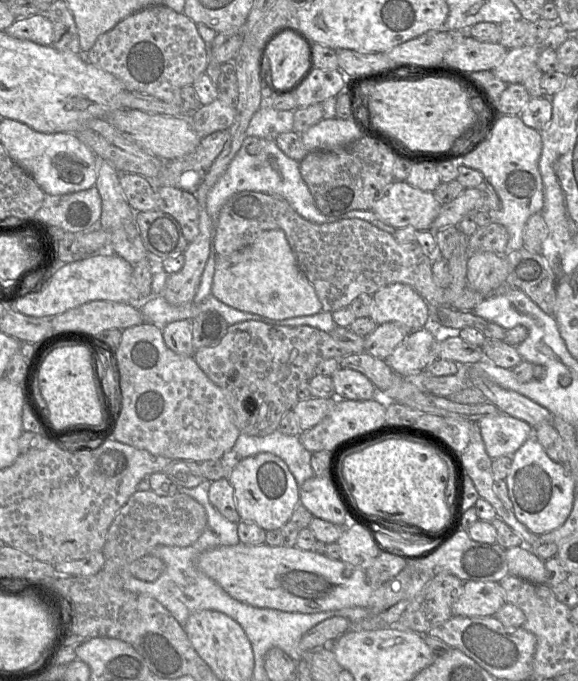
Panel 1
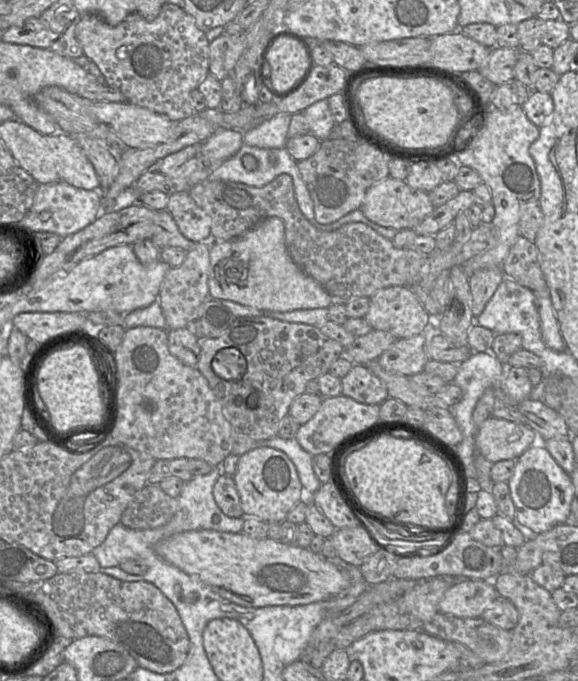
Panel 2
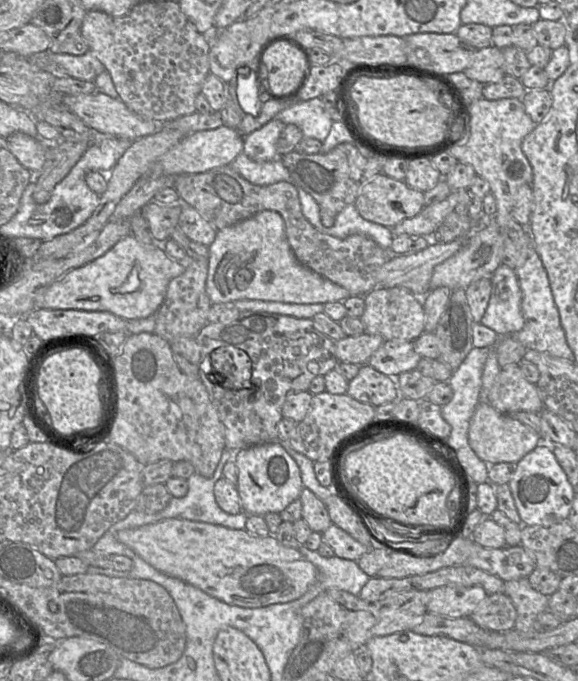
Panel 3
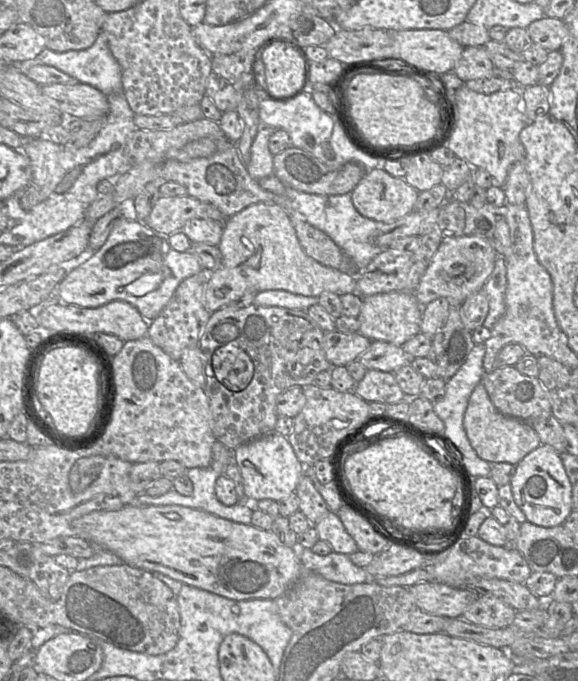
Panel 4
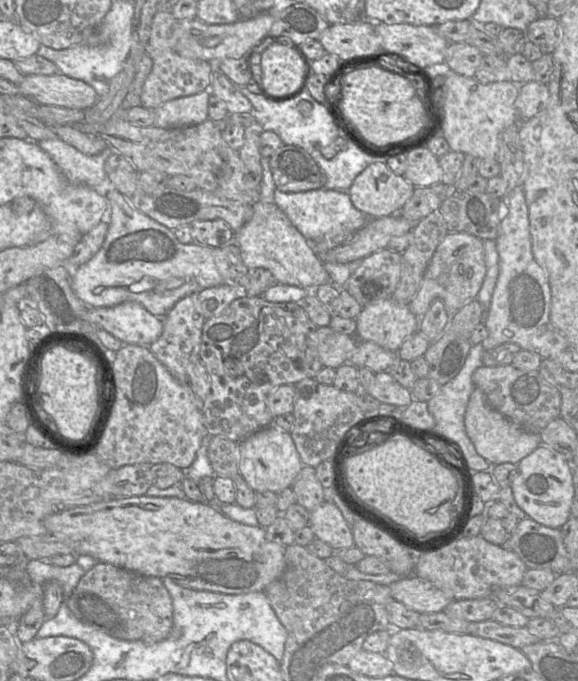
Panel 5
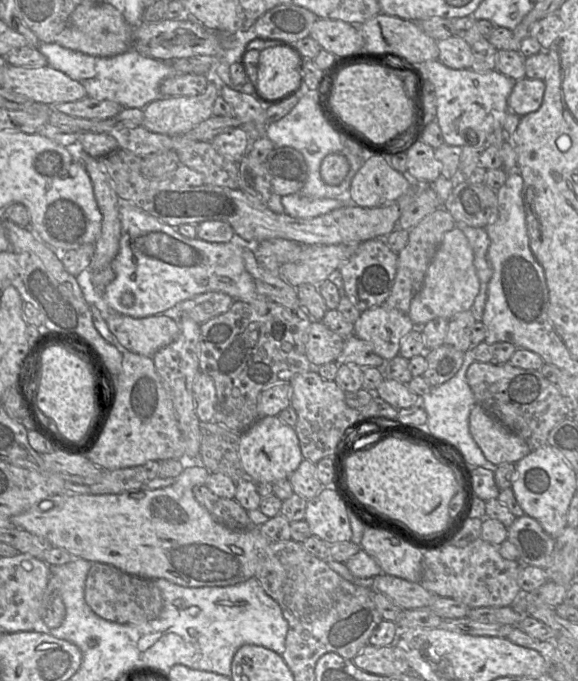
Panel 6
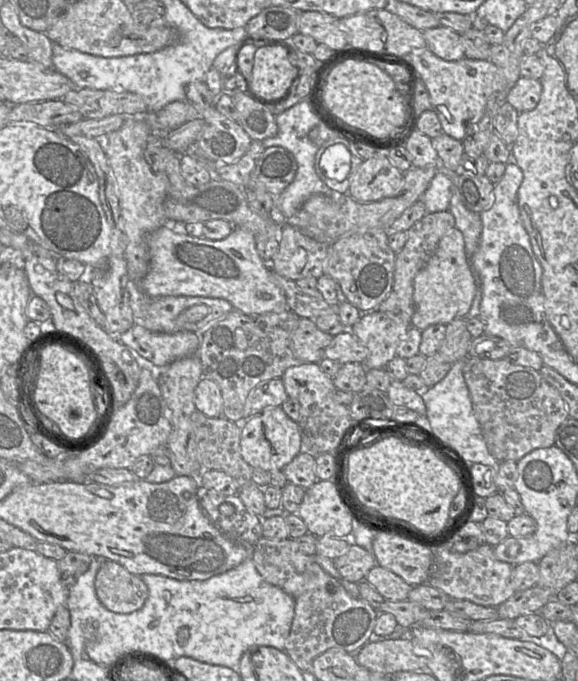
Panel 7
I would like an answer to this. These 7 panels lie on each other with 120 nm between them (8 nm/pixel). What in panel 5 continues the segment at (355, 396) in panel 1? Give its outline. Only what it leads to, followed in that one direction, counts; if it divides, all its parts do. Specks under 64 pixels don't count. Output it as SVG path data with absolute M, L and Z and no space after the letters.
M388 372L374 375L369 386L363 392L377 399L382 404L407 407L414 400L411 390L401 386Z

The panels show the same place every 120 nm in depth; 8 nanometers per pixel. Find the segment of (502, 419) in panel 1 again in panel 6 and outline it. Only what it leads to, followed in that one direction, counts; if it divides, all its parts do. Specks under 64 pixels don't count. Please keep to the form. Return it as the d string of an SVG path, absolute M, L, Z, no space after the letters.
M475 404L470 411L469 431L484 457L496 466L516 464L531 451L523 439L509 431L479 404Z

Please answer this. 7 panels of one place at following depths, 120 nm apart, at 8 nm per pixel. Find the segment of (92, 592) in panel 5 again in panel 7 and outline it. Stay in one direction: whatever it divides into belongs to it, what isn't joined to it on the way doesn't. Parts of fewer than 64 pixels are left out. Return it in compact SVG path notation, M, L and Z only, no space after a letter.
M103 559L95 577L95 592L108 610L128 614L143 607L149 596L144 581L121 564Z

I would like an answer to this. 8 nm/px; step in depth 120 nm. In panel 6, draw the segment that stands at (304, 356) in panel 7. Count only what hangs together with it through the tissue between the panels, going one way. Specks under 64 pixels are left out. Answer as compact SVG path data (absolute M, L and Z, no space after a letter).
M312 321L305 345L306 357L313 368L336 362L345 339L328 329L321 321Z

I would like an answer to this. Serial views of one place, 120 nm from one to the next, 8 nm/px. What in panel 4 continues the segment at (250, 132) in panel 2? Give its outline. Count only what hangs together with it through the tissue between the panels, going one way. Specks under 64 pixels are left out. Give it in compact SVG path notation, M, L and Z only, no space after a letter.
M261 125L251 146L247 170L255 180L274 174L274 155L270 152L268 142L276 128Z

